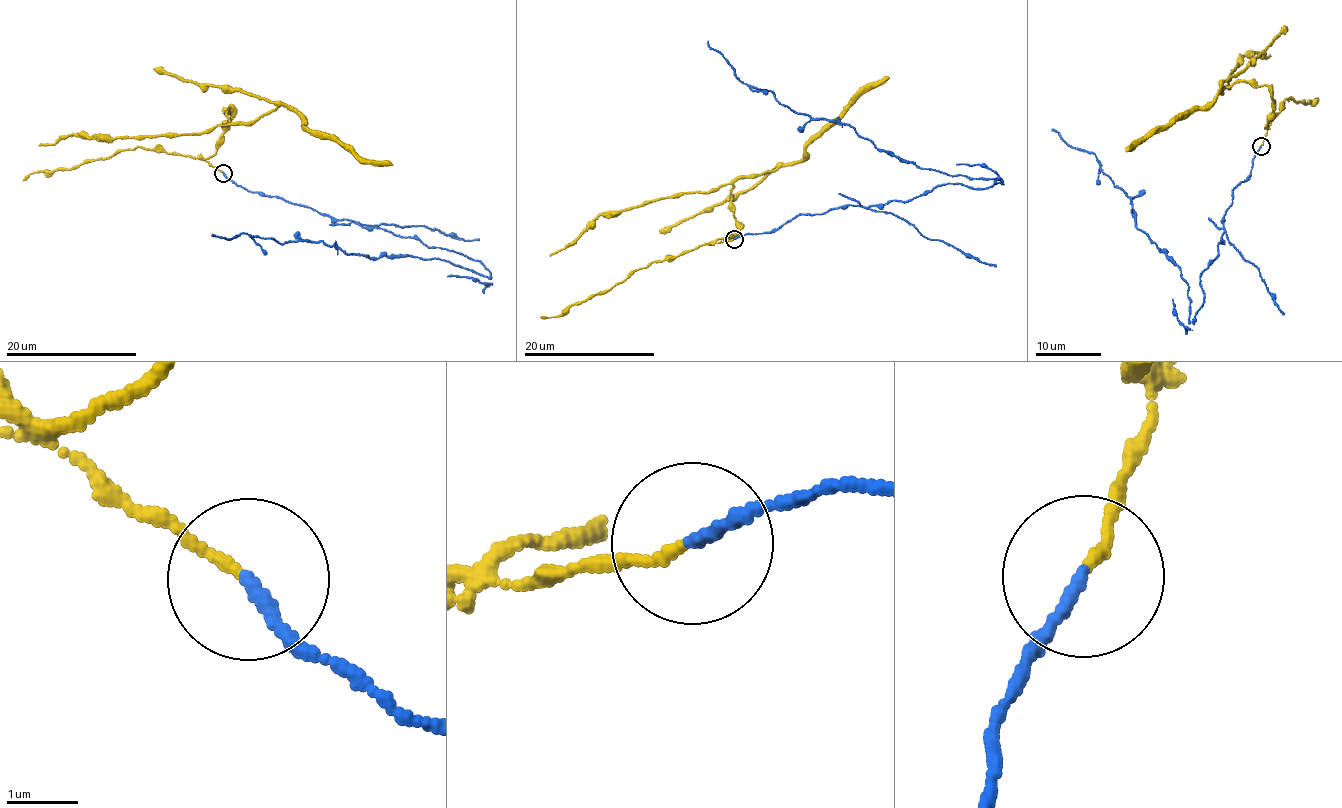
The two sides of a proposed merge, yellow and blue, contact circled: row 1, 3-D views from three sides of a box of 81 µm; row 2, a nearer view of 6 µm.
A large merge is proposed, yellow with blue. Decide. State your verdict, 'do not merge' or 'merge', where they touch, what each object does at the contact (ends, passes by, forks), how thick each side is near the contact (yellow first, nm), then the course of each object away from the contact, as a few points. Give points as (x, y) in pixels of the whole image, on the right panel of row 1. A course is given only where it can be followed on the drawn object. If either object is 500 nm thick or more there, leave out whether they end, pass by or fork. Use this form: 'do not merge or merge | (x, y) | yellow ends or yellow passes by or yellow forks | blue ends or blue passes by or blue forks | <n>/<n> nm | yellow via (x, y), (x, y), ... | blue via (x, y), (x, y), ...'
do not merge | (1261, 146) | yellow ends | blue ends | 130/180 nm | yellow via (1260, 146), (1272, 92), (1234, 81), (1223, 94), (1221, 86), (1211, 102), (1171, 118), (1126, 151) | blue via (1260, 147), (1250, 178), (1232, 191), (1192, 320), (1180, 270), (1136, 227), (1124, 190), (1094, 154), (1051, 129)

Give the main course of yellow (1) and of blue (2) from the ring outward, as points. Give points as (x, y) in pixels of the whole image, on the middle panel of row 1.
1: (733, 239), (716, 242), (739, 229), (731, 197), (735, 181), (802, 158), (806, 145), (832, 119), (888, 77)
2: (734, 239), (775, 232), (801, 214), (1001, 181), (919, 168), (851, 126), (794, 113), (743, 83), (707, 40)

